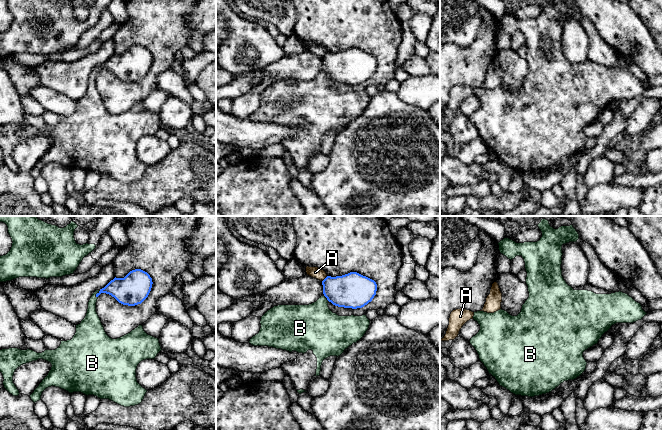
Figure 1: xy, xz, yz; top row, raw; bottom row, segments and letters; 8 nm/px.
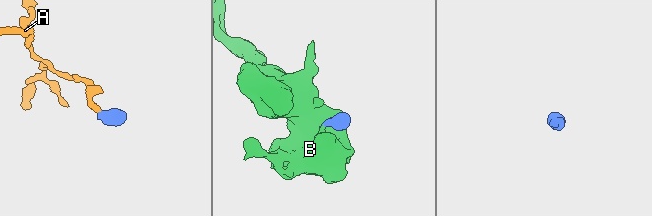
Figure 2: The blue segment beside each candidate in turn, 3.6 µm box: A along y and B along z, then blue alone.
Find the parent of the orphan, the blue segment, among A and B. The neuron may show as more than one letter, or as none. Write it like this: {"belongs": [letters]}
{"belongs": ["B"]}

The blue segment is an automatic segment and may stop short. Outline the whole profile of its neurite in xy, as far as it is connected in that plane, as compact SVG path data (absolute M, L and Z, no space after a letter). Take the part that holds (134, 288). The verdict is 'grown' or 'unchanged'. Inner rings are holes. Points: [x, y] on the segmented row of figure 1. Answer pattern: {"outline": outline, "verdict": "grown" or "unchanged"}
{"outline": "M141 269L130 271L124 278L115 277L104 288L96 290L92 294L85 318L76 325L75 335L71 340L61 341L60 346L55 350L47 349L42 353L18 348L0 350L0 372L4 378L4 388L13 396L18 396L19 390L13 383L15 370L23 364L43 359L50 362L52 367L48 375L30 395L34 403L41 399L42 392L46 388L55 386L69 393L81 392L87 396L94 395L100 399L109 399L124 407L140 404L147 390L137 382L136 369L141 361L155 359L162 350L159 339L148 335L142 325L120 338L110 338L96 312L96 302L101 293L106 293L123 305L135 306L148 297L152 284L150 275Z", "verdict": "grown"}

